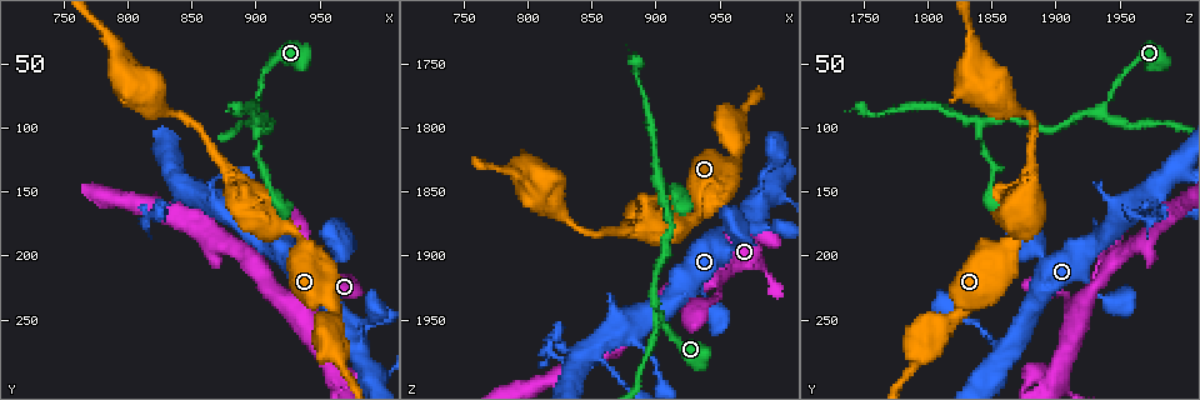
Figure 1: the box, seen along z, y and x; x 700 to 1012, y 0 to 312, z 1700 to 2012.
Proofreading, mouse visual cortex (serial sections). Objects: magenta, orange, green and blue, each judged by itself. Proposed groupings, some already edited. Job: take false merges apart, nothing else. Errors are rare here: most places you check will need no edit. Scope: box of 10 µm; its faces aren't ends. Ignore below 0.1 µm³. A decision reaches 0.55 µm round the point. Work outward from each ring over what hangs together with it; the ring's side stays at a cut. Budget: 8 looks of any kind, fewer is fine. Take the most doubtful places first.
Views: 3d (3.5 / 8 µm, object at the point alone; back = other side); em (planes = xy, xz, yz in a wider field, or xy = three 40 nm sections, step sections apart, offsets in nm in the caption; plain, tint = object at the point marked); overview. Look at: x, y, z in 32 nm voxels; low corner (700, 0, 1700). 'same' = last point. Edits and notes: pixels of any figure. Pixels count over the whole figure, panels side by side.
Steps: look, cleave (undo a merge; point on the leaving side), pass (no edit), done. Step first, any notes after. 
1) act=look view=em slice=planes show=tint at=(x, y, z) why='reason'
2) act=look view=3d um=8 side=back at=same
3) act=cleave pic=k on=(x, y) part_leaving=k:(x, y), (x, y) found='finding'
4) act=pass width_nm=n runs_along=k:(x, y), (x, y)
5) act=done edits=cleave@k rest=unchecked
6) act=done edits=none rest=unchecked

act=look view=3d um=3.5 at=(900, 86, 1936) why='three arms meet'

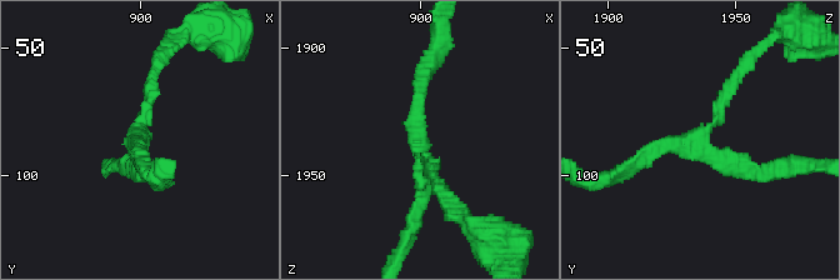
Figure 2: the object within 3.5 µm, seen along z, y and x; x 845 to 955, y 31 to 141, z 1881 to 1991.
act=look view=em slice=xy step=3 show=tint at=(898, 86, 1935) arms=3 arm_widths_nm=150,200,200 why='shape alone is not enough'

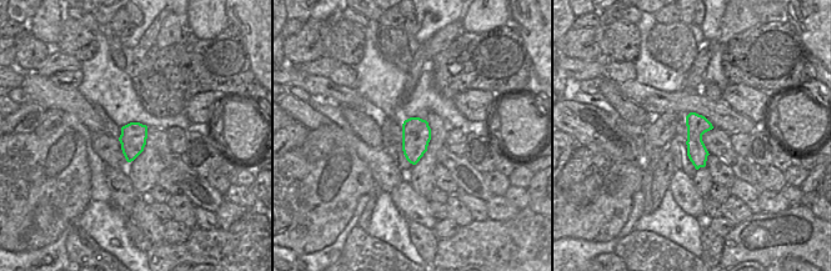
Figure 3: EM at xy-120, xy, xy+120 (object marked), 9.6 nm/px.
act=look view=em slice=xy step=1 show=tint at=same why='cut it another way'

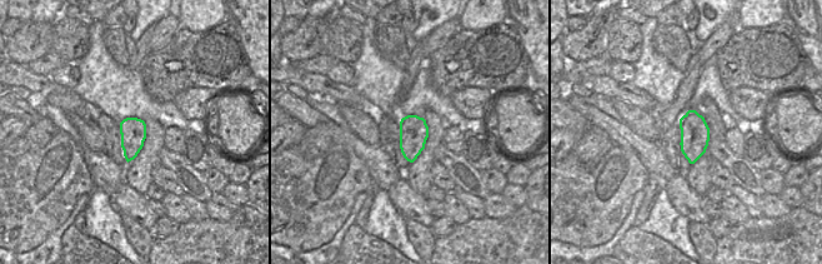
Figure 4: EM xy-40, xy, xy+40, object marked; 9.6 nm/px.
act=pass runs_along=2:(740, 71), (695, 140), (628, 168) found='all the same cell'

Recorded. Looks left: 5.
act=look view=3d um=3.5 at=(904, 96, 1840) why='branch point'

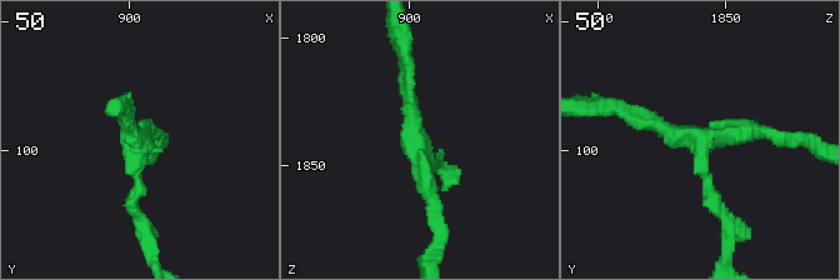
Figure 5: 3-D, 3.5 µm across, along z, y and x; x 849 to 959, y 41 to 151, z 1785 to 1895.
act=look view=em slice=xy step=5 show=plain at=(903, 96, 1840) why='now the EM'

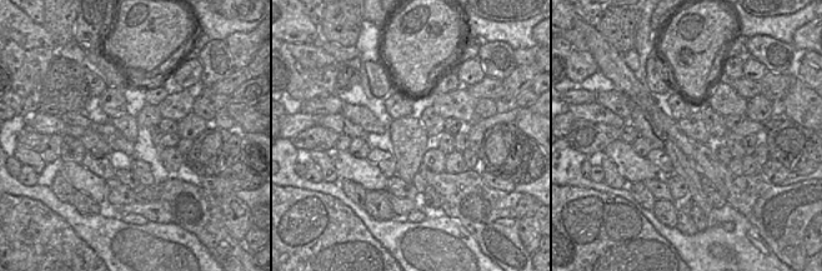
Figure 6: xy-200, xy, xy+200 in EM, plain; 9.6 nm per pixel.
act=look view=em slice=xy step=5 show=tint at=same

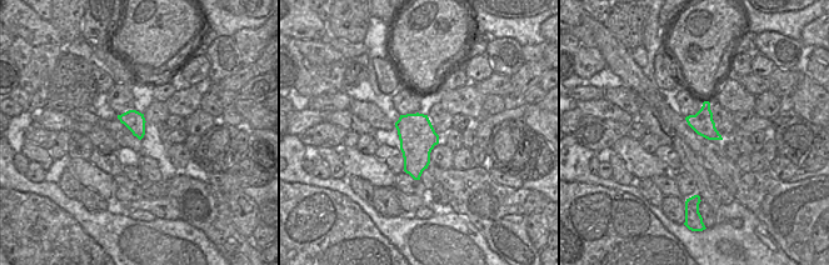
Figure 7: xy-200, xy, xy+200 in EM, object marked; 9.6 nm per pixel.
act=pass runs_along=5:(778, 134), (701, 138), (720, 214) found='all the same cell'

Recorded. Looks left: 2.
act=look view=3d um=3.5 side=back at=(936, 240, 1912)

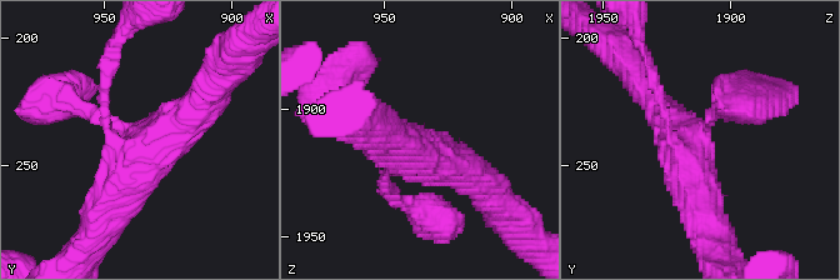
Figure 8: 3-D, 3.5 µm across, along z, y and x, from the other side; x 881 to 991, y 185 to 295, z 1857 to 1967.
act=look view=em slice=xy step=3 show=tint at=(936, 241, 1915) arms=4 arm_widths_nm=150,150,450,600

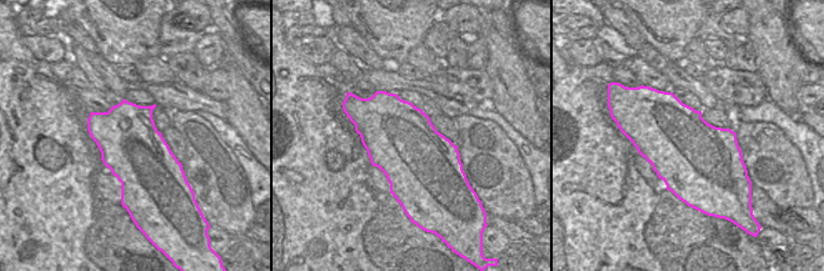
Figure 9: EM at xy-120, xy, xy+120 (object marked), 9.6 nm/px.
act=pass runs_along=8:(354, 116), (404, 133), (480, 184) found='continuous, no second cell'

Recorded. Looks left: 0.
act=done edits=none rest=unchecked

